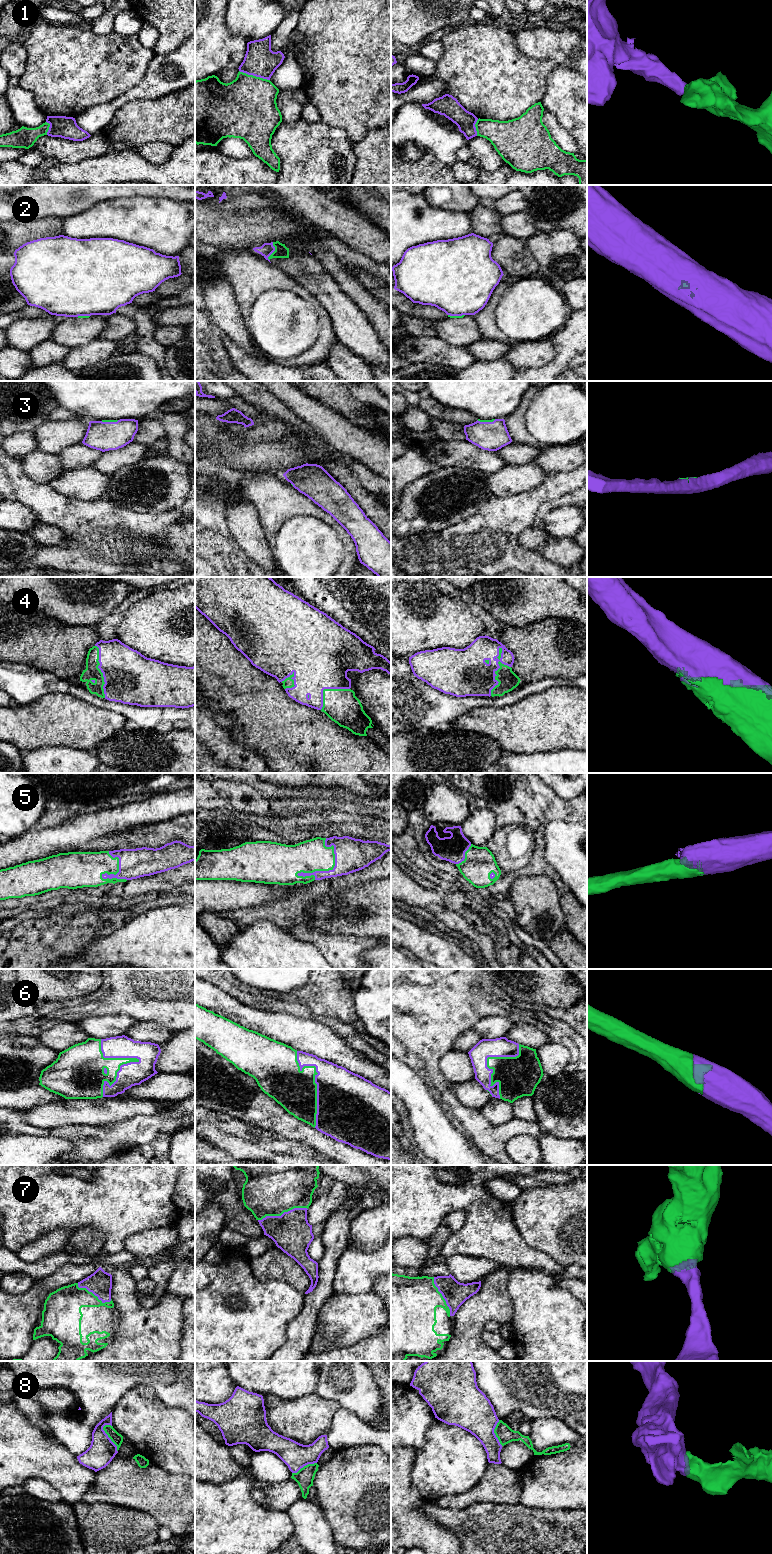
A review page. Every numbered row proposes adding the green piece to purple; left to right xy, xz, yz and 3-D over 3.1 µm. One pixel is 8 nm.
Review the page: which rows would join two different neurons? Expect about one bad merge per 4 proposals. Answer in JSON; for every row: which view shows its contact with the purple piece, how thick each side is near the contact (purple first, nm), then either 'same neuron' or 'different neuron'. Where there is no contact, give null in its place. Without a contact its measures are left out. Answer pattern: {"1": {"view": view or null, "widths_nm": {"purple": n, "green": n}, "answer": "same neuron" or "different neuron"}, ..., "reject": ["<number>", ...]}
{"1": {"view": "xz", "widths_nm": {"purple": 260, "green": 460}, "answer": "different neuron"}, "2": {"view": "xz", "widths_nm": {"purple": 100, "green": 110}, "answer": "different neuron"}, "3": {"view": "yz", "widths_nm": {"purple": 240, "green": 20}, "answer": "same neuron"}, "4": {"view": "yz", "widths_nm": {"purple": 360, "green": 160}, "answer": "same neuron"}, "5": {"view": "xz", "widths_nm": {"purple": 260, "green": 260}, "answer": "same neuron"}, "6": {"view": "xy", "widths_nm": {"purple": 190, "green": 120}, "answer": "same neuron"}, "7": {"view": "xz", "widths_nm": {"purple": 320, "green": 480}, "answer": "same neuron"}, "8": {"view": "xy", "widths_nm": {"purple": 220, "green": 90}, "answer": "different neuron"}, "reject": ["1", "2", "8"]}

